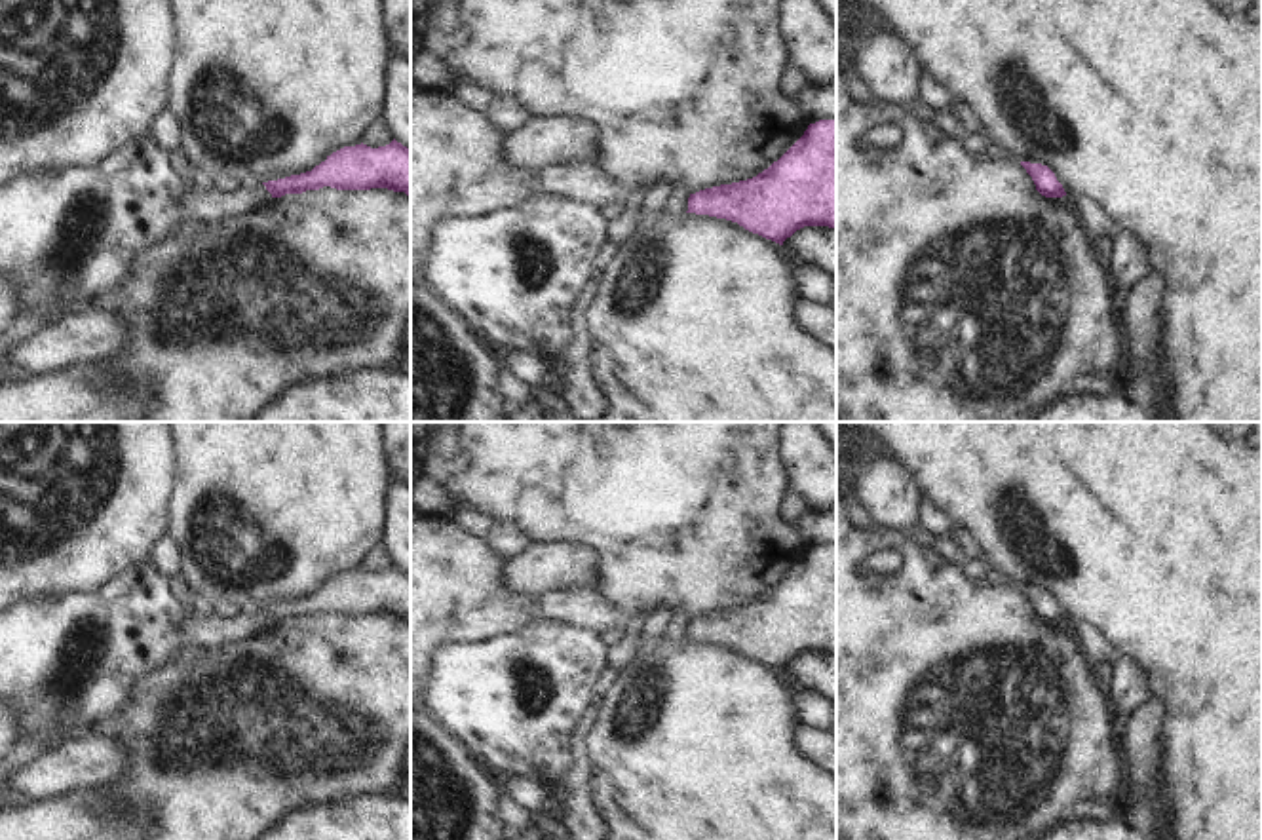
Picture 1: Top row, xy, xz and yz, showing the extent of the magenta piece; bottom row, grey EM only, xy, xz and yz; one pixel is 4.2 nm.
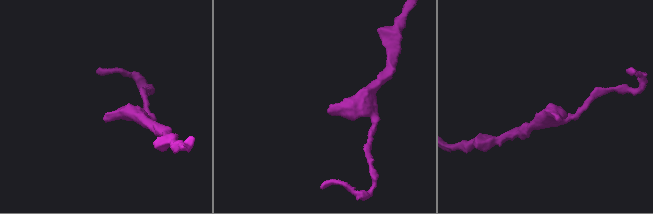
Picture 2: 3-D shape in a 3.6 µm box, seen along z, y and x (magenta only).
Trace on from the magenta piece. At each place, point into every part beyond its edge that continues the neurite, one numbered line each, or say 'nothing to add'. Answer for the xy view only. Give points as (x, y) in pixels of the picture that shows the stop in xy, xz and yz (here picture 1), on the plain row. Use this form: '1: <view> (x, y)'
1: xy (213, 631)

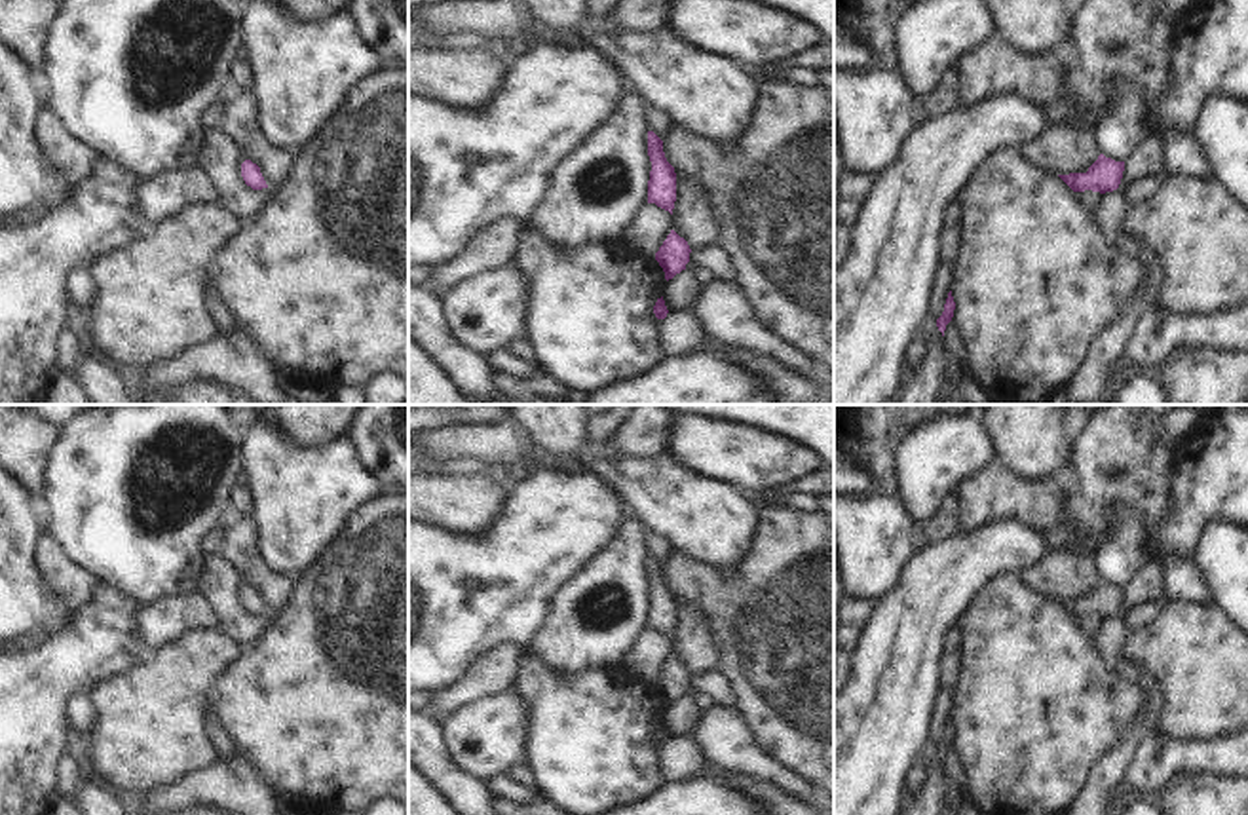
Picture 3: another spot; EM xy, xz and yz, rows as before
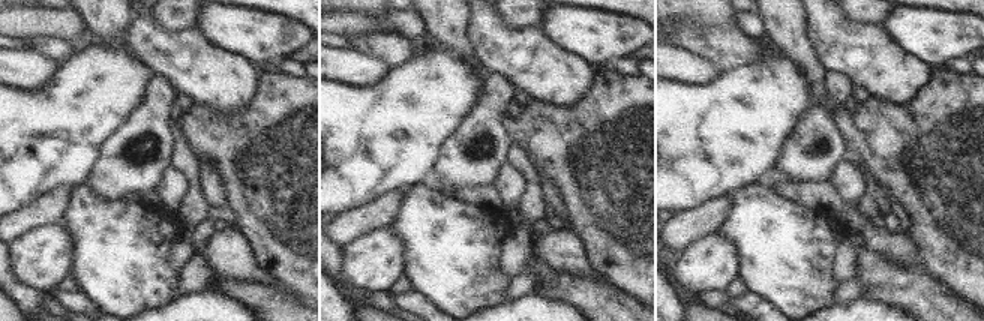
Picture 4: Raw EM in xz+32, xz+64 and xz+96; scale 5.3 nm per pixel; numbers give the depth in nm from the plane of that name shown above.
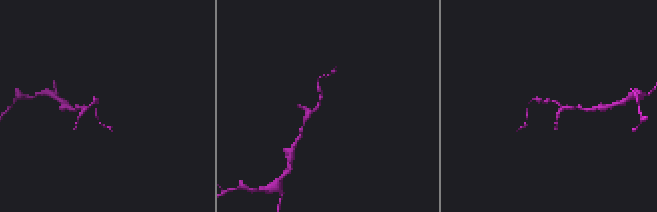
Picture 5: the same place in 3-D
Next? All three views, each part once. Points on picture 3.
nothing to add

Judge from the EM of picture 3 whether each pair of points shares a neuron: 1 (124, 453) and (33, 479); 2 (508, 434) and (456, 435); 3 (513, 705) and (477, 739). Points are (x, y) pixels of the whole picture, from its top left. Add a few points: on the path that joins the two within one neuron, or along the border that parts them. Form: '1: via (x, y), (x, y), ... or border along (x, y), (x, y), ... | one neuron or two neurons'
1: border along (57, 432), (44, 498) | two neurons
2: via (494, 437), (470, 437) | one neuron
3: via (504, 715), (487, 732) | one neuron

